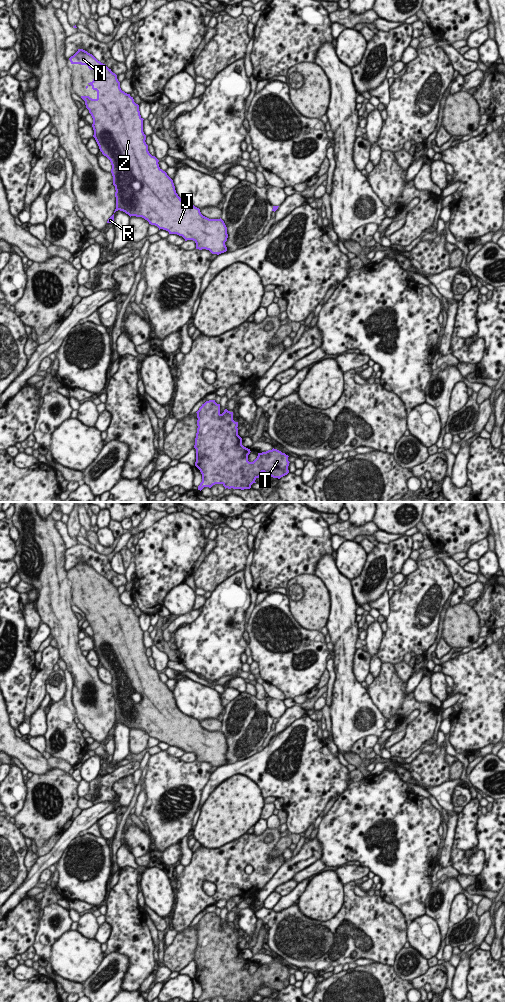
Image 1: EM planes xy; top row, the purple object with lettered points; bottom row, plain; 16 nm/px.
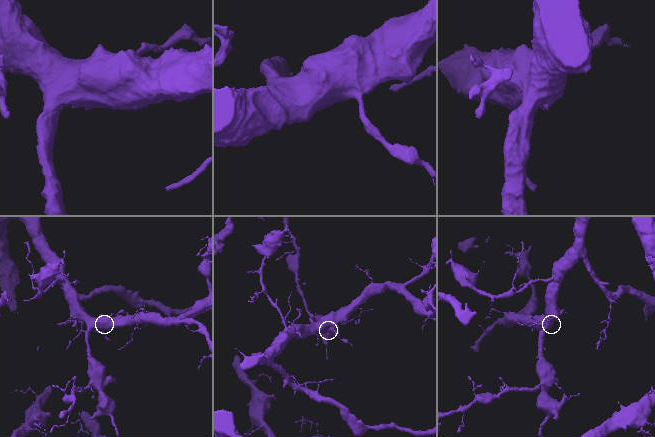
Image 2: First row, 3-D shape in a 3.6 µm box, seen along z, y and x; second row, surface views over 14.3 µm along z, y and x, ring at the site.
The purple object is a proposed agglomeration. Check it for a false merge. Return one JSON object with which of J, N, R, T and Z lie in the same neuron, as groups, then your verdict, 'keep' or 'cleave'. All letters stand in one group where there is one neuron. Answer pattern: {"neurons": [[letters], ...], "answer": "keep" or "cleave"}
{"neurons": [["J", "N", "R", "T", "Z"]], "answer": "keep"}

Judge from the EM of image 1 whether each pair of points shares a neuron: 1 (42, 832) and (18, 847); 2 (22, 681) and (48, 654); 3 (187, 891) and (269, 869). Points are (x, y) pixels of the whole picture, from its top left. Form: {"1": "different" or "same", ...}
{"1": "different", "2": "different", "3": "same"}

